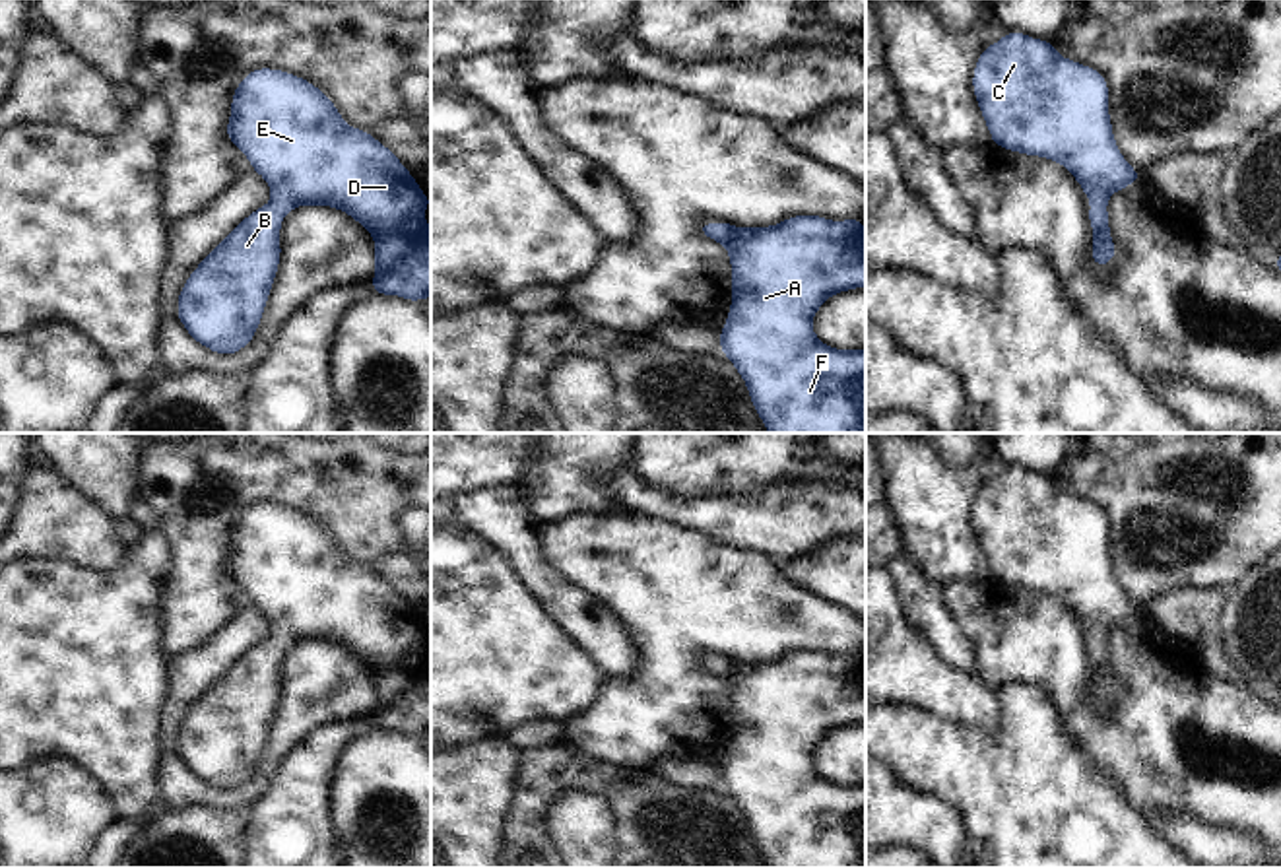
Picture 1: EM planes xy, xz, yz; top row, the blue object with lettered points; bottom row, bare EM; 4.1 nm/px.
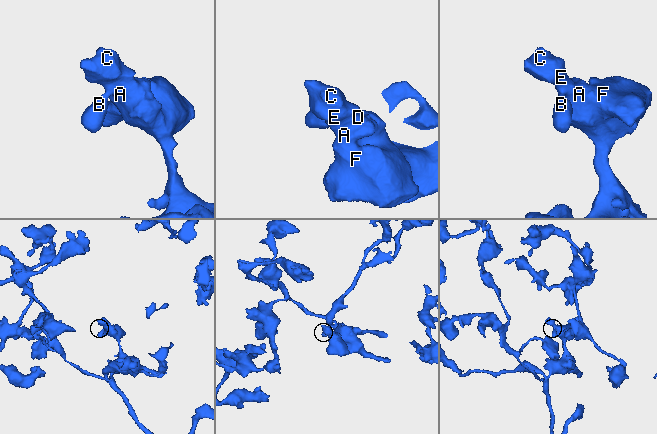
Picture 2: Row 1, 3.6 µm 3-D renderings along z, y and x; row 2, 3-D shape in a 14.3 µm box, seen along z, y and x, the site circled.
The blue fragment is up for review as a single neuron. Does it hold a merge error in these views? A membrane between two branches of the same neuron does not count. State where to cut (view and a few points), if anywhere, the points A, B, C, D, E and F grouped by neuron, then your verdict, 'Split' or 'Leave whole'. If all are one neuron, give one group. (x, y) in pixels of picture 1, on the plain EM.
No split. Groups: A B C D E F. Leave whole

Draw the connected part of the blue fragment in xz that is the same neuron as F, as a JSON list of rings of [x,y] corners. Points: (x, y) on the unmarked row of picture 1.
[[[790,651],[769,662],[699,658],[703,672],[728,684],[732,740],[720,771],[724,788],[747,821],[769,868],[866,868],[866,785],[835,785],[811,761],[813,750],[838,726],[866,722],[862,652],[831,656]]]

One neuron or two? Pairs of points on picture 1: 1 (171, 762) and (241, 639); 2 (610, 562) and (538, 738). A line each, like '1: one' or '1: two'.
1: one
2: two

